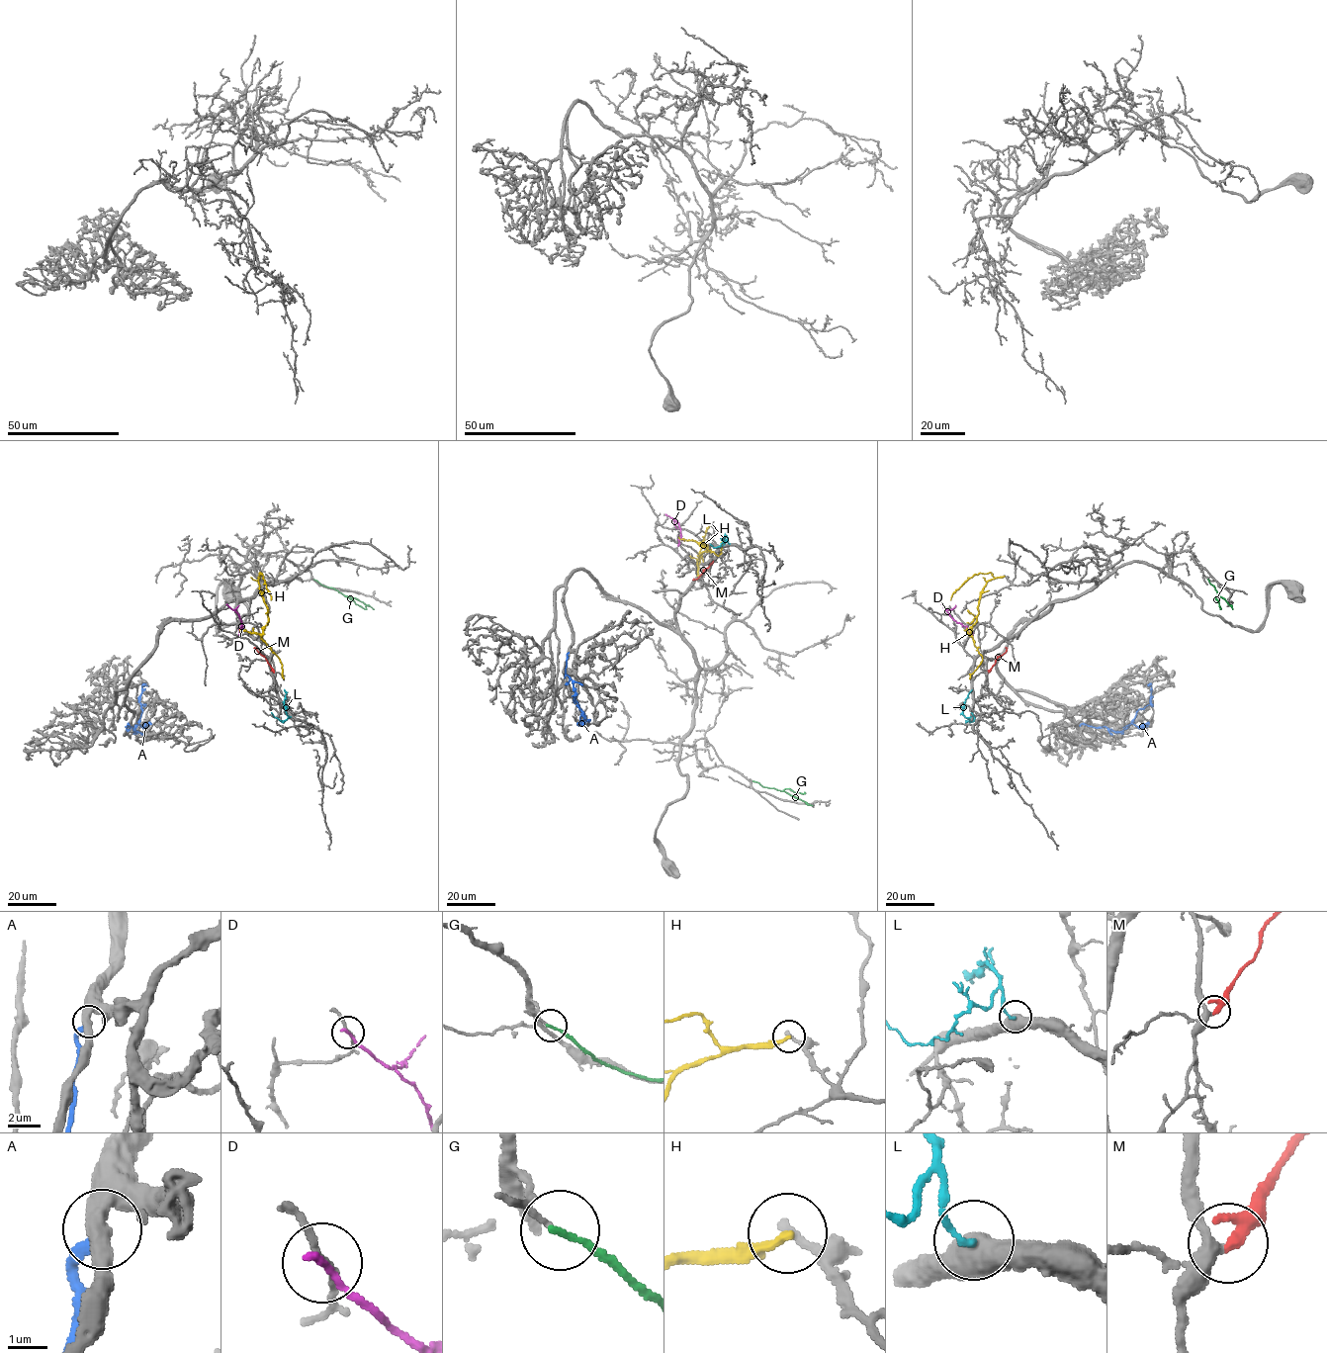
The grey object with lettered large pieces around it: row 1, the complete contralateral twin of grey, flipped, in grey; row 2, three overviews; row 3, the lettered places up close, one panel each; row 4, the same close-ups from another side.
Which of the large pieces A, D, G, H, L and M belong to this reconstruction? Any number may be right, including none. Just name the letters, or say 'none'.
L

